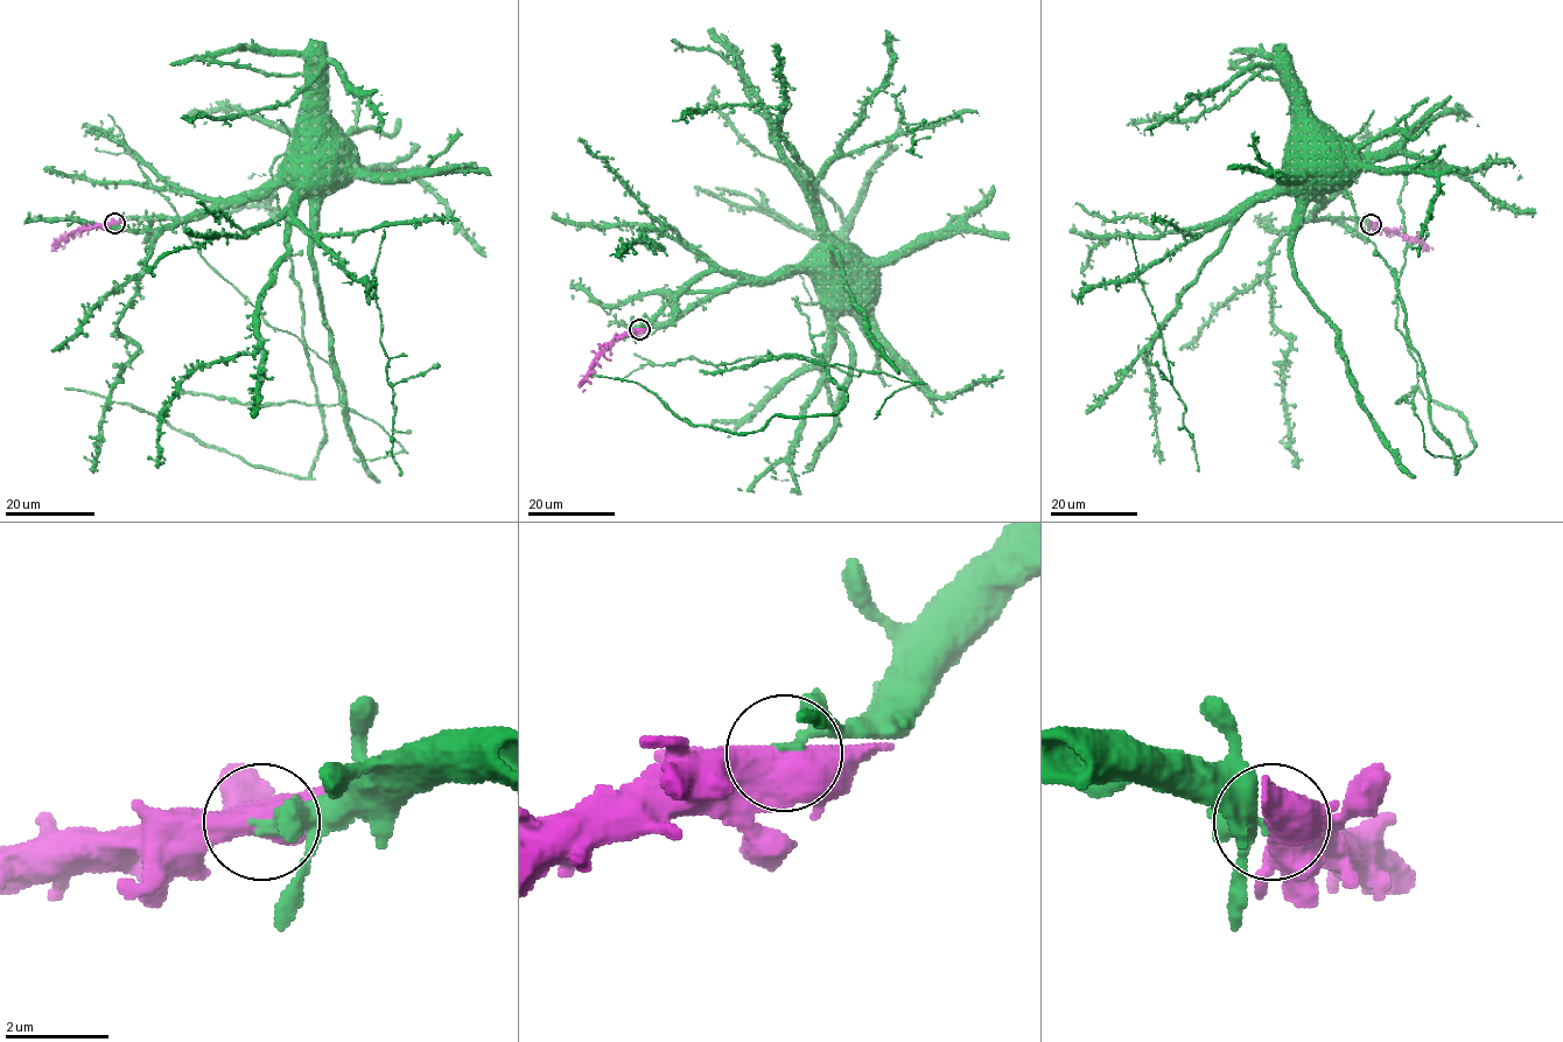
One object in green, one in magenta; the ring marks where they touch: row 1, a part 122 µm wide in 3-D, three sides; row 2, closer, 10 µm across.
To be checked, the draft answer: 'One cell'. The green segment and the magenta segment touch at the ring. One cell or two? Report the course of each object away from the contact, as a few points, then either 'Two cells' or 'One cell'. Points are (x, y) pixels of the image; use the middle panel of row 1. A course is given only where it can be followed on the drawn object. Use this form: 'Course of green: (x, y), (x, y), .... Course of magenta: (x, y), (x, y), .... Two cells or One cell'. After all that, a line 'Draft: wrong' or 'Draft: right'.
Course of green: (639, 328), (688, 285), (709, 273), (757, 277), (805, 270), (826, 249), (833, 232). Course of magenta: (639, 329), (624, 333), (603, 354), (580, 387), (582, 391). One cell
Draft: right

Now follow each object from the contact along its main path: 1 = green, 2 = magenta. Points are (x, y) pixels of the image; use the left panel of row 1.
1: (113, 223), (212, 215), (264, 188), (281, 169), (298, 137), (312, 56)
2: (113, 223), (77, 229), (54, 246), (56, 249)

